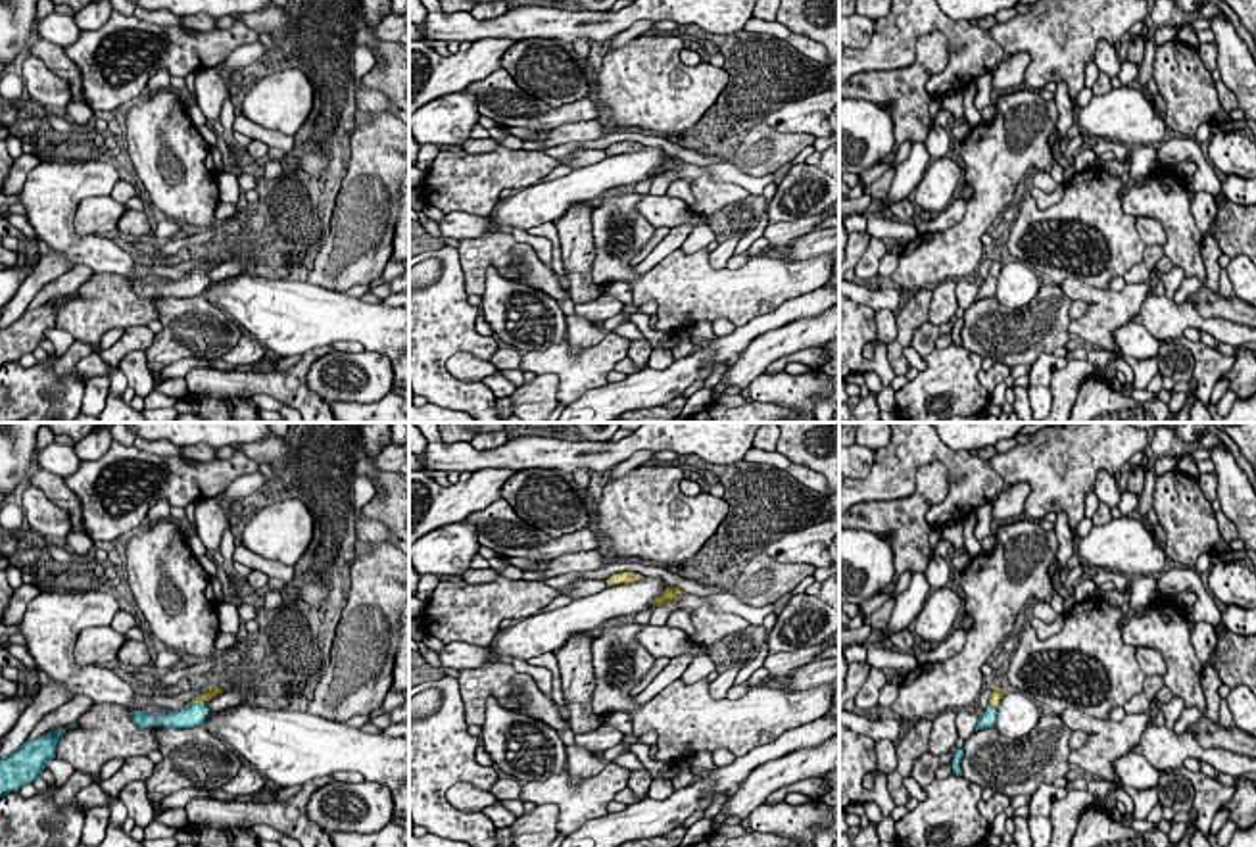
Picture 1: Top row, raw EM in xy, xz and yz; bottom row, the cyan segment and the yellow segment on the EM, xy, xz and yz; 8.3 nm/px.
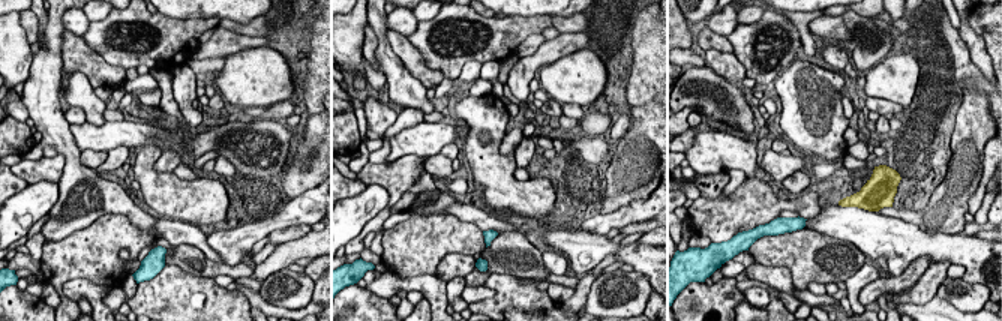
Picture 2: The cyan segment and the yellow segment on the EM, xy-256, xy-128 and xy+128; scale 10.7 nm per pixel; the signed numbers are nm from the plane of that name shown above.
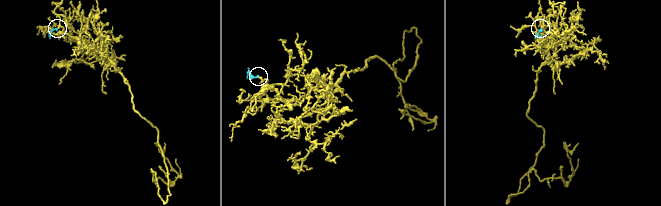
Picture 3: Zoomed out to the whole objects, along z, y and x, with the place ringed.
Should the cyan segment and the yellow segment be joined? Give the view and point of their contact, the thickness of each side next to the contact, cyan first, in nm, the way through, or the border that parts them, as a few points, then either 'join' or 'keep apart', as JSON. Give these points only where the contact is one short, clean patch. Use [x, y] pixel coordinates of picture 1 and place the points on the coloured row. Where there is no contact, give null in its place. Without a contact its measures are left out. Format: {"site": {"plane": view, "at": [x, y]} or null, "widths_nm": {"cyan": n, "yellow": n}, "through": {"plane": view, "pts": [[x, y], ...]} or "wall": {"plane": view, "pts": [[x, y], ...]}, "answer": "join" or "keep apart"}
{"site": {"plane": "xy", "at": [194, 703]}, "widths_nm": {"cyan": 190, "yellow": 100}, "through": {"plane": "xy", "pts": [[194, 715], [194, 703], [210, 692]]}, "answer": "join"}

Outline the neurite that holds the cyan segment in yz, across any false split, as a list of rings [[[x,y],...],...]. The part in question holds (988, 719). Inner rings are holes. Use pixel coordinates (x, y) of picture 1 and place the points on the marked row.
[[[993,688],[989,705],[987,705],[987,709],[978,718],[976,732],[983,730],[983,728],[995,726],[995,722],[997,722],[997,707],[1001,705],[1002,693],[1004,693],[1002,688]]]

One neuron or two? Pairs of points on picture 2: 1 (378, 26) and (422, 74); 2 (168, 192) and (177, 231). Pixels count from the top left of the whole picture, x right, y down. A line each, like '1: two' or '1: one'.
1: two
2: two

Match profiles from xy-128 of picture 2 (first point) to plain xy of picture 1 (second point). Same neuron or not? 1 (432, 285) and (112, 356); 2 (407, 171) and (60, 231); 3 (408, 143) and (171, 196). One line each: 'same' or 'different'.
1: different
2: different
3: different

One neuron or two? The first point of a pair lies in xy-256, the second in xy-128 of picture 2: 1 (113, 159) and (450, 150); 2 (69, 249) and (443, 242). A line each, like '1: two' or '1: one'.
1: one
2: one

